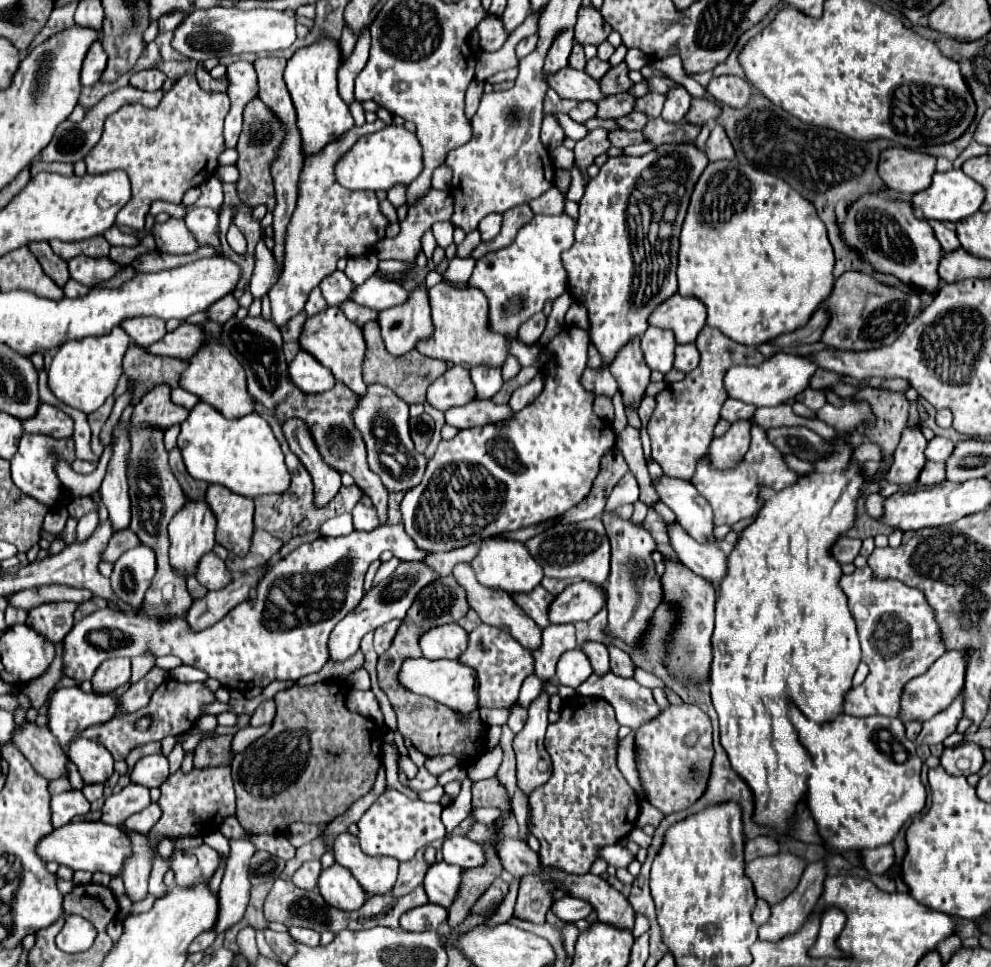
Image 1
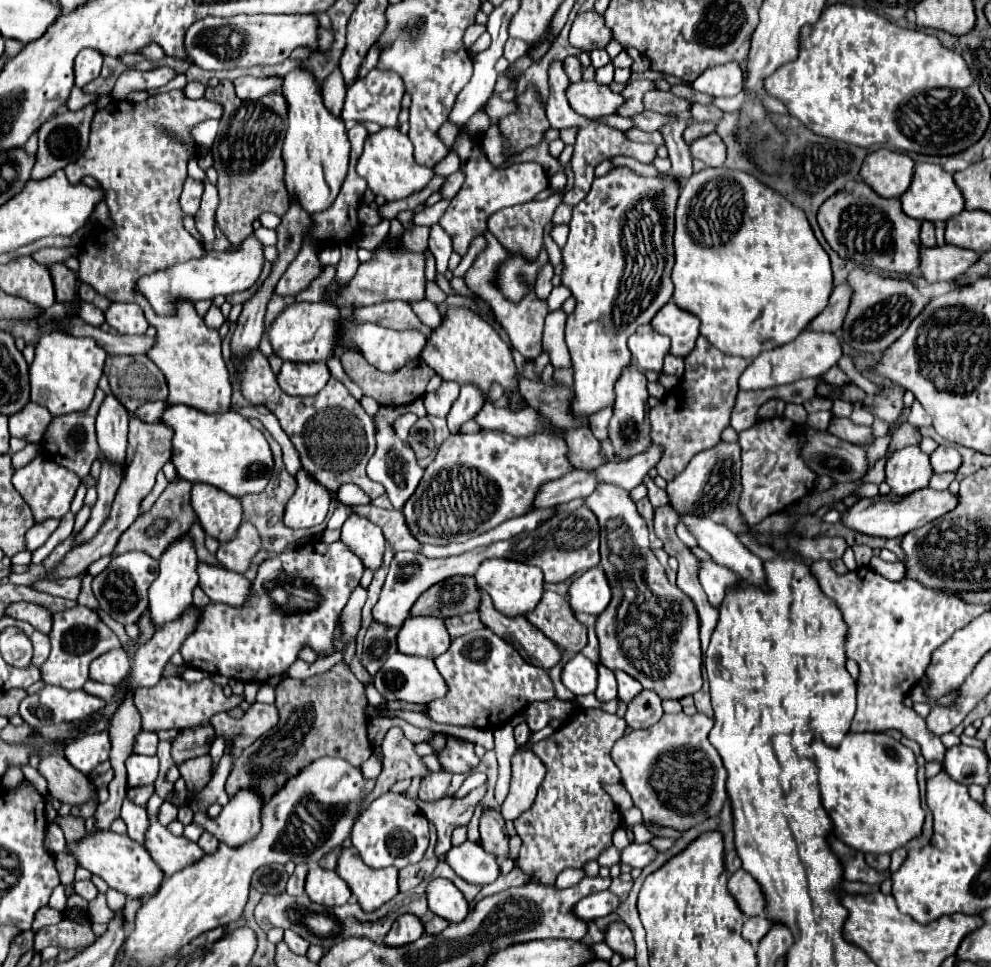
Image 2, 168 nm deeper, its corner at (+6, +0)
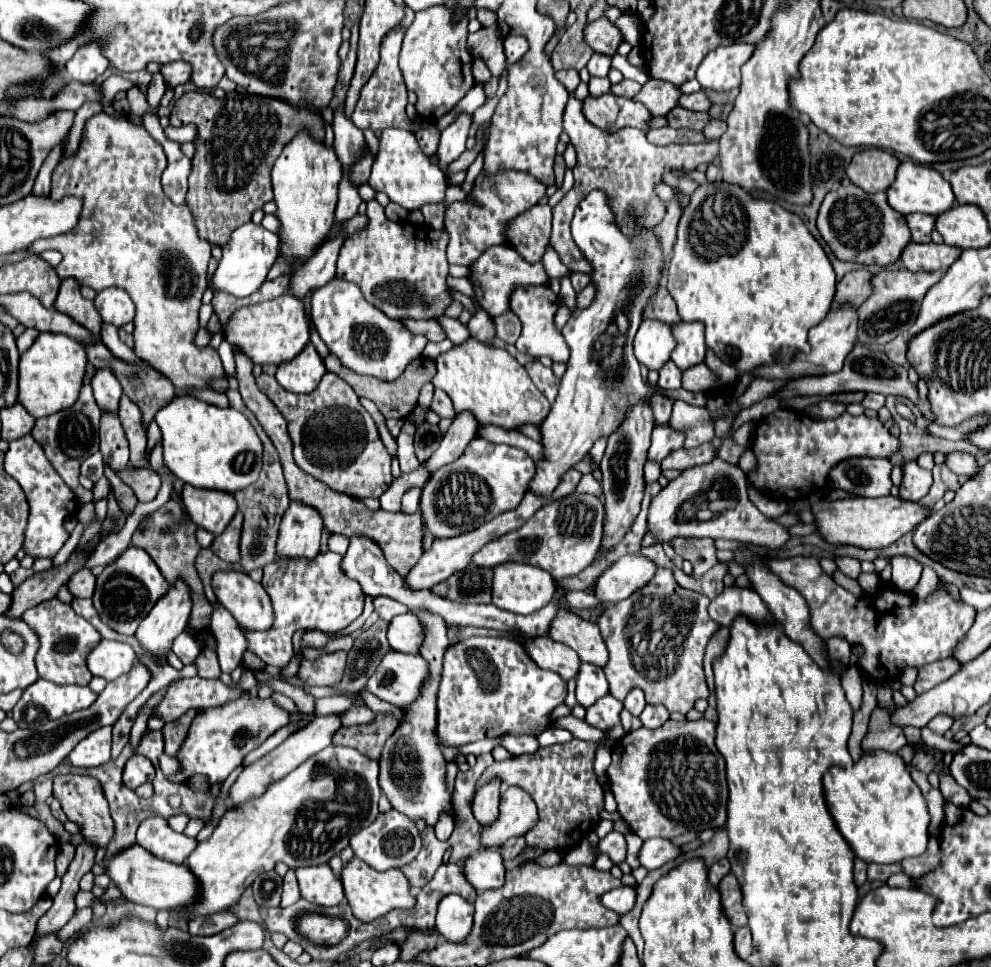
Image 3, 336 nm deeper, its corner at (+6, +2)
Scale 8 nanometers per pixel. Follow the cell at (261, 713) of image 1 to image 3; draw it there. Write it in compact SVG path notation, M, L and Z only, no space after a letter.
M241 696L241 700L233 700L221 708L207 708L193 720L185 738L185 746L181 746L181 752L177 754L181 762L181 774L171 776L169 780L187 782L193 774L207 774L211 784L225 780L251 750L259 748L271 734L287 724L289 712L275 706L271 698L261 700L255 696Z

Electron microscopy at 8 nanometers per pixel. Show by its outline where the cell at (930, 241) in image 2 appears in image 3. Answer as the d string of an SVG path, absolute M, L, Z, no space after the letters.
M909 214L907 224L911 228L913 242L931 242L931 232L935 228L935 218L927 214Z

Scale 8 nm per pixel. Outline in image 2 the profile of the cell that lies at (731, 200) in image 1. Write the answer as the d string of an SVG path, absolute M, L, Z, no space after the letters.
M705 168L697 174L693 174L685 184L683 190L679 192L679 200L677 200L677 212L675 212L675 266L673 266L673 302L689 312L695 314L701 320L701 334L713 344L717 346L723 354L729 356L741 356L741 358L755 358L757 354L761 354L763 350L769 348L777 348L783 346L787 342L793 342L807 326L809 322L821 314L821 310L827 306L829 294L833 290L833 274L831 274L831 264L829 264L829 256L827 252L819 246L807 218L803 210L797 210L797 206L789 204L789 200L785 200L781 194L773 192L771 188L767 188L765 184L761 184L757 178L743 174L739 170L729 170L729 168Z

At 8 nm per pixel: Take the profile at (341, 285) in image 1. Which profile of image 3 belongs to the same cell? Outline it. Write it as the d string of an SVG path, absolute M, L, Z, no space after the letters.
M369 200L367 202L367 216L369 226L361 230L359 234L345 240L341 246L337 260L337 274L343 276L349 282L355 282L361 286L365 300L369 300L375 308L385 312L389 318L403 320L403 318L415 318L415 320L431 320L445 312L445 308L451 304L451 296L447 292L447 256L445 248L449 242L449 236L445 230L433 230L427 226L413 226L409 222L391 222L379 202Z

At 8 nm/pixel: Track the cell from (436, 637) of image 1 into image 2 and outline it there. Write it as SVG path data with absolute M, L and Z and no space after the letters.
M411 616L397 632L397 648L401 654L437 658L449 648L449 634L441 618Z

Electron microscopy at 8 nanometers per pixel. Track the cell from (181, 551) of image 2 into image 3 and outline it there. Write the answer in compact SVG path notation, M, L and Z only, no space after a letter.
M177 578L139 624L135 636L141 646L163 656L171 648L173 638L185 630L191 606L189 586L183 578Z

